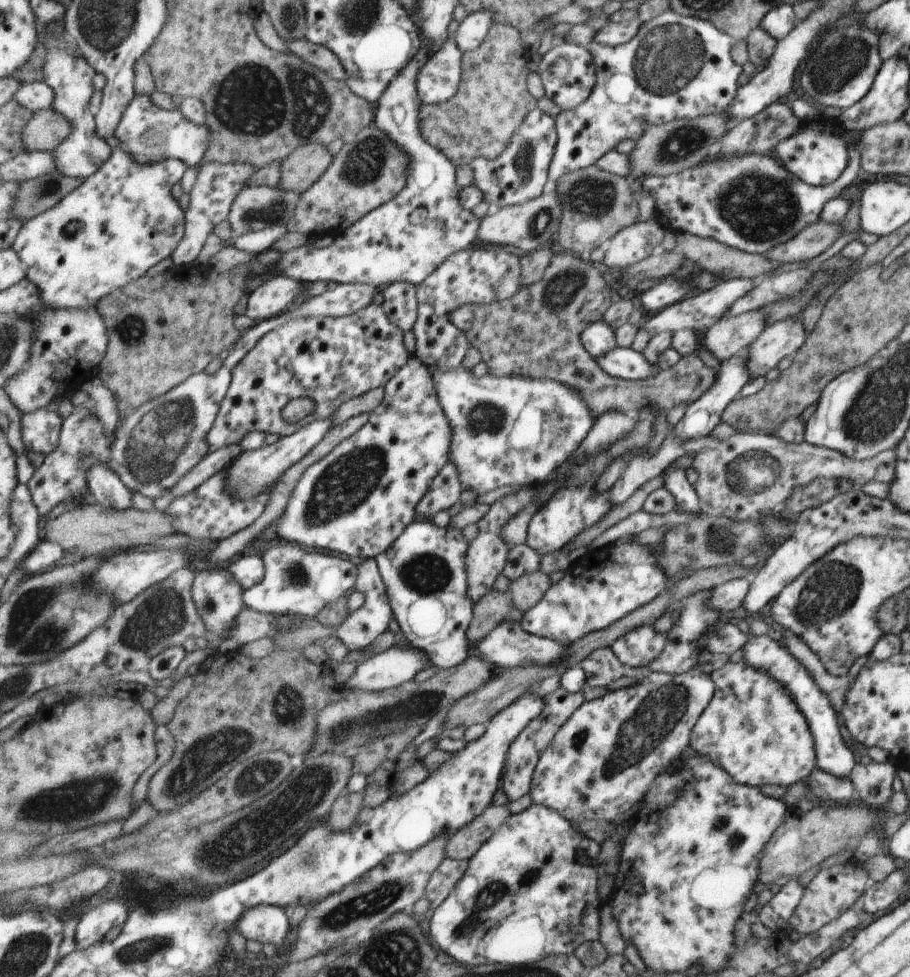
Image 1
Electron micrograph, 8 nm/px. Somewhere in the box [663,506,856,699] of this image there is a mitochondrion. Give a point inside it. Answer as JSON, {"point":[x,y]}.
{"point":[721,542]}

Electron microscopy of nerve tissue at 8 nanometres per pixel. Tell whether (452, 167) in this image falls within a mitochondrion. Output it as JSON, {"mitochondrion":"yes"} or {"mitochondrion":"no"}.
{"mitochondrion":"no"}

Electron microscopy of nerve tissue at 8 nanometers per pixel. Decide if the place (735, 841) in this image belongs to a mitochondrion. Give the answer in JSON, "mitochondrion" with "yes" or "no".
{"mitochondrion":"yes"}

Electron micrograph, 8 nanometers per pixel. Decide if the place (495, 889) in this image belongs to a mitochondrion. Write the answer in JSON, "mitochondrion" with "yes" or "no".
{"mitochondrion":"yes"}

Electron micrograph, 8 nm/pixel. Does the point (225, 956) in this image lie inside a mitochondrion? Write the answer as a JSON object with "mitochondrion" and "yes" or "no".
{"mitochondrion":"no"}

